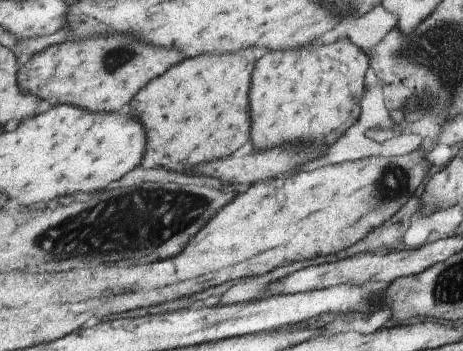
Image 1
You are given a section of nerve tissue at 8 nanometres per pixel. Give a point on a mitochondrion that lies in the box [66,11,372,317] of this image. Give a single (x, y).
(124, 53)

